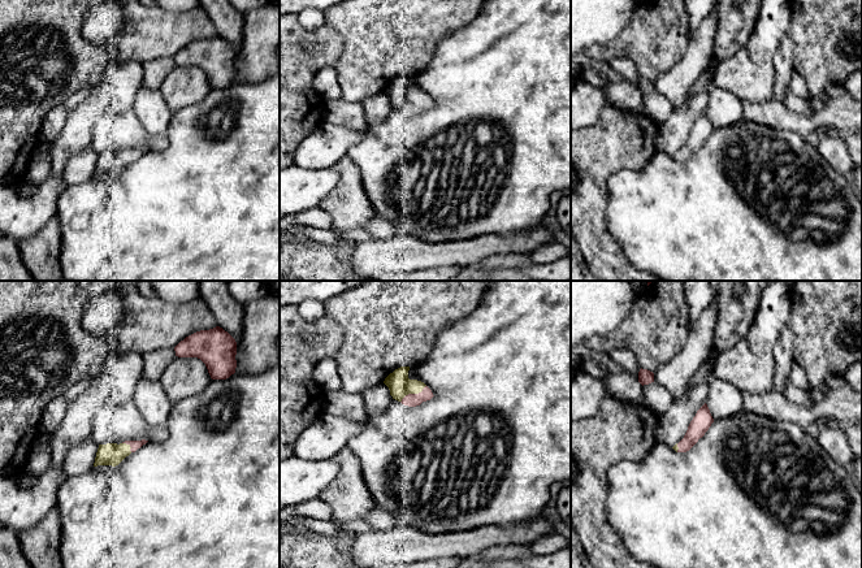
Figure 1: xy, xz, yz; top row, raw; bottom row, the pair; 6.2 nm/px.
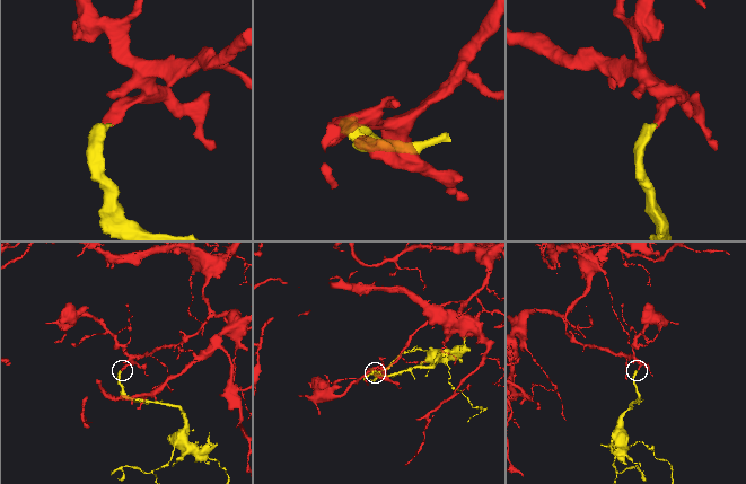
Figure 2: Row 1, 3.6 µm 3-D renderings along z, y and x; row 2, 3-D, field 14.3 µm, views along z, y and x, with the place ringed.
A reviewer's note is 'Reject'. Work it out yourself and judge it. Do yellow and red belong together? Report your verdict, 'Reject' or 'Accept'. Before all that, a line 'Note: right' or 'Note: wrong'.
Note: wrong
Accept

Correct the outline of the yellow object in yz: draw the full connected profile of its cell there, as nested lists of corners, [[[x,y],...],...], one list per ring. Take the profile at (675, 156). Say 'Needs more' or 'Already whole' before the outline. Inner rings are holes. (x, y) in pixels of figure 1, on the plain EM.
Needs more. [[[705,112],[697,120],[696,125],[690,130],[684,147],[679,152],[676,152],[672,157],[676,161],[689,160],[698,151],[698,148],[705,144],[705,142],[709,139],[712,131],[714,127],[710,122],[707,113]]]

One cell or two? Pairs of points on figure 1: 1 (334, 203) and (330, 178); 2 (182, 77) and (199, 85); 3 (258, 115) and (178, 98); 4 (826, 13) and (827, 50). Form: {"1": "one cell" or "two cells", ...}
{"1": "two cells", "2": "one cell", "3": "two cells", "4": "one cell"}

